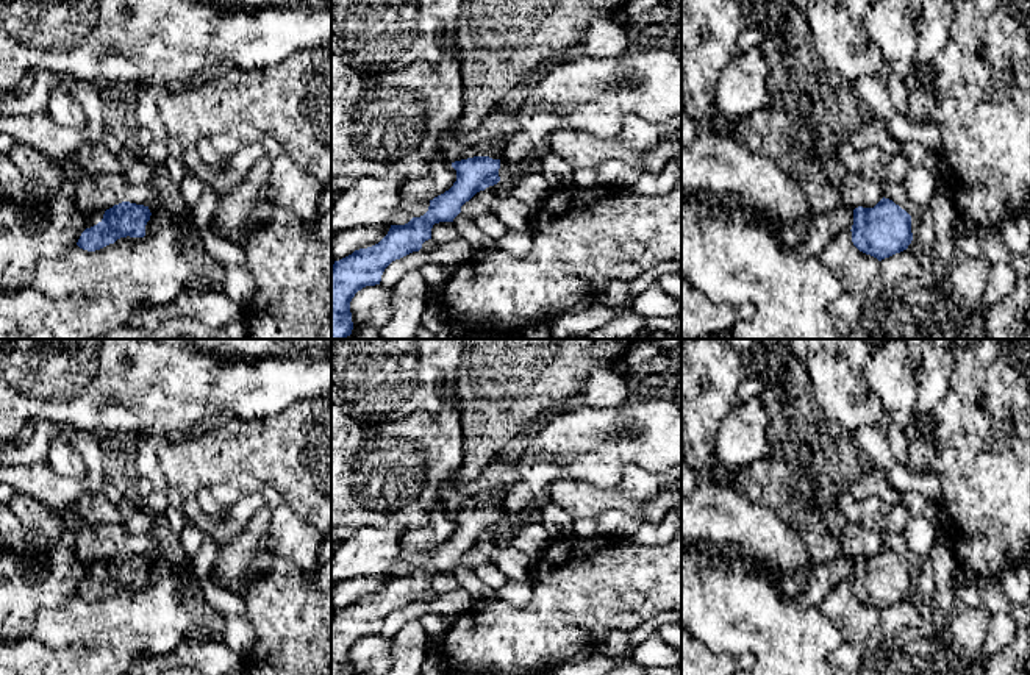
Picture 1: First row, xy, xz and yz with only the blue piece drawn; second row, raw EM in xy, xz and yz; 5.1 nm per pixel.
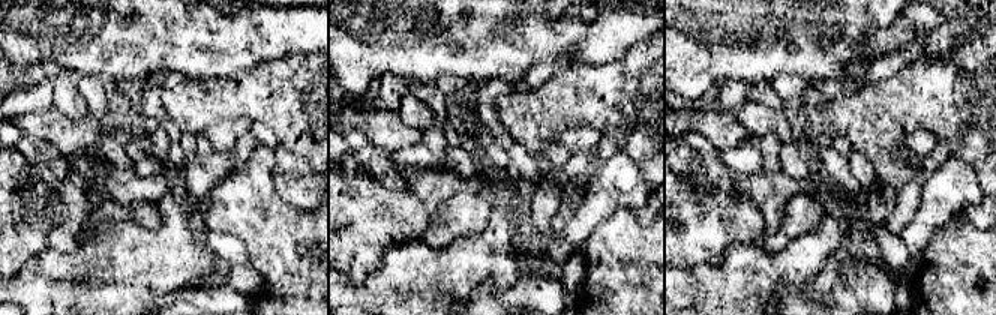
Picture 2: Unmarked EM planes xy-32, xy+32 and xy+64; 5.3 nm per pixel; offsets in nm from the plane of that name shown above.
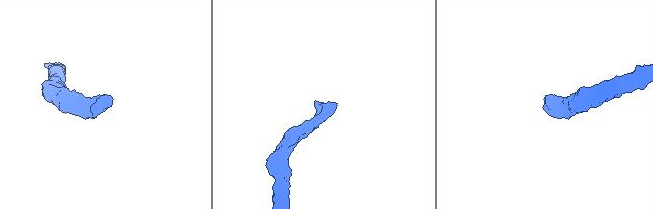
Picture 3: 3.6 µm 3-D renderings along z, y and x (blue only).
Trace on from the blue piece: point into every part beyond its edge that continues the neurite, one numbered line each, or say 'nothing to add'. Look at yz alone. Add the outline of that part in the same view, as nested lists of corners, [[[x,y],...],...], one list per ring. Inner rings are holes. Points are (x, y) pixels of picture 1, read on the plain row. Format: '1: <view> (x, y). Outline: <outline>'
1: yz (821, 578). Outline: [[[838,555],[836,558],[814,564],[803,581],[803,594],[797,598],[797,605],[819,608],[827,595],[844,580],[852,580],[853,559]]]

